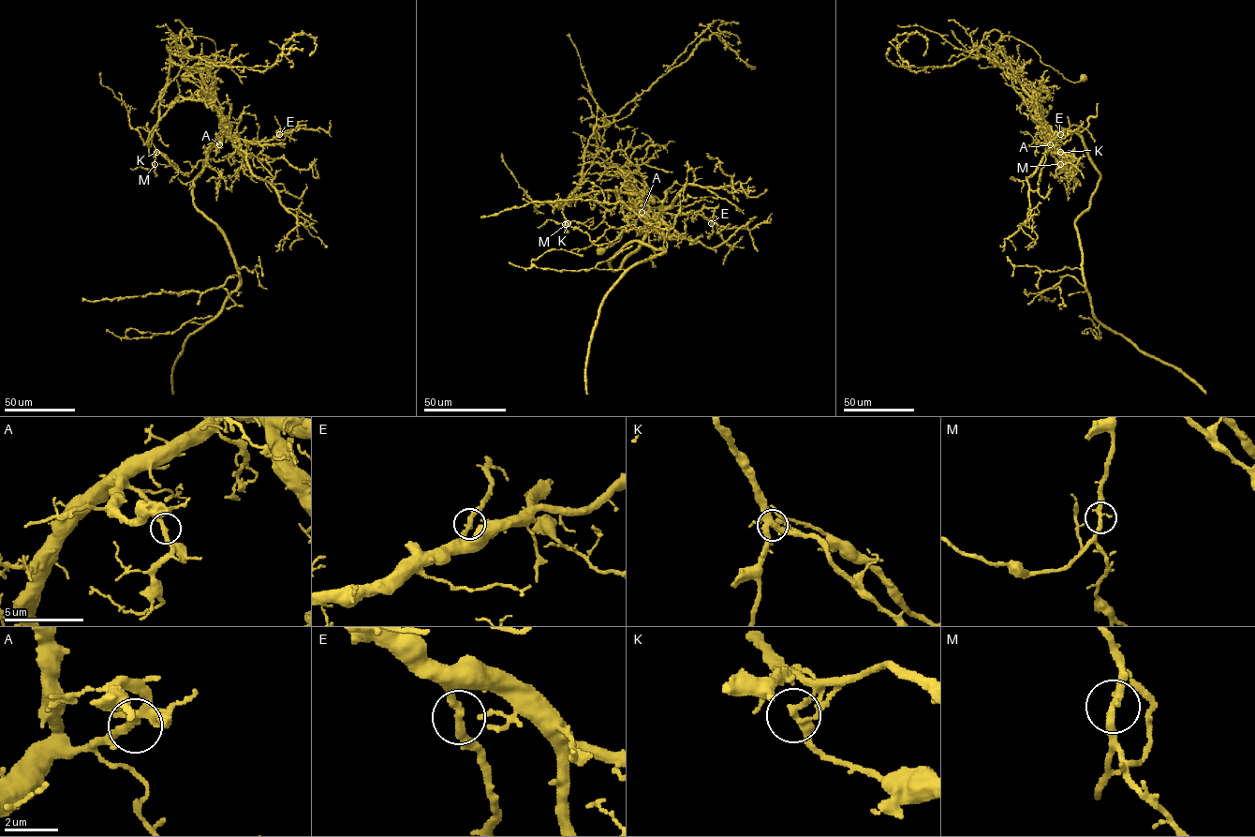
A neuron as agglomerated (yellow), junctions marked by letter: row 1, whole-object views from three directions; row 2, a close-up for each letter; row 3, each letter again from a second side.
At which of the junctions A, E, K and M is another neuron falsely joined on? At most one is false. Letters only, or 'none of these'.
K

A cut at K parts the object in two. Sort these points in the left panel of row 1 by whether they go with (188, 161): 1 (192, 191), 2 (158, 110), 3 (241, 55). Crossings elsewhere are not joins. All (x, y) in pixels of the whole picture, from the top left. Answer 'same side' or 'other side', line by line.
1: same side
2: other side
3: same side

